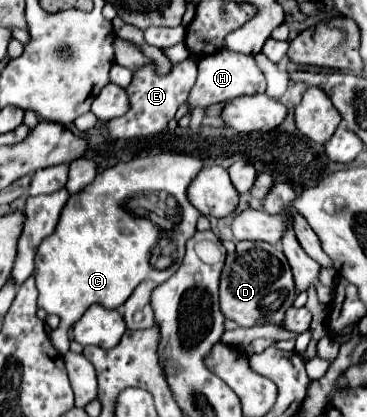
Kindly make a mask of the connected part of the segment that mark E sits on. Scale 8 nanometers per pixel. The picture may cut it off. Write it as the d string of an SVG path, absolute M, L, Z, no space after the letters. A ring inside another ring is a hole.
M185 59L177 65L171 65L167 75L157 75L157 63L149 61L133 71L131 83L125 87L129 95L129 111L123 117L111 119L105 123L105 129L111 139L147 139L169 129L169 121L175 117L177 109L187 101L189 91L197 77L197 63Z

